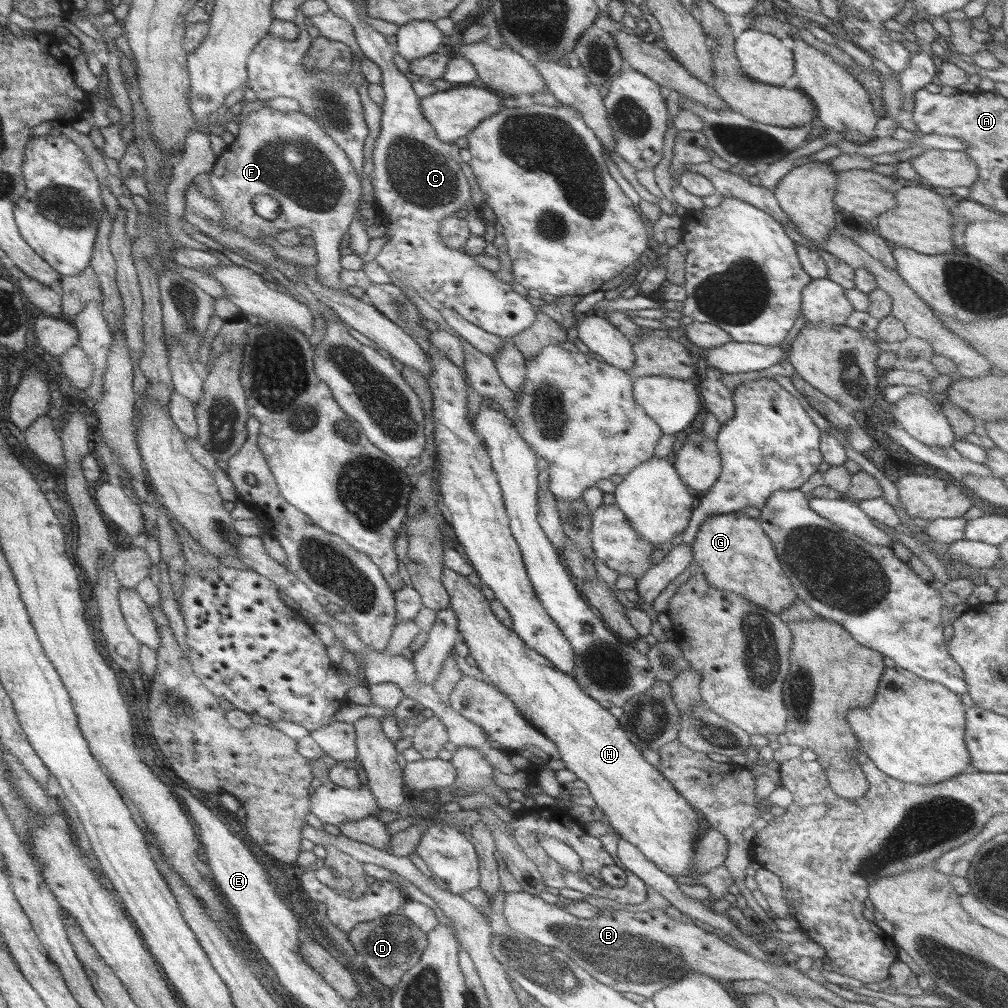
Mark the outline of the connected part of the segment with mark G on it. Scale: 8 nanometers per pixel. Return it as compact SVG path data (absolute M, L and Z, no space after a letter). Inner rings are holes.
M742 512L716 515L702 523L698 534L694 539L693 564L697 565L712 588L737 594L760 608L765 608L776 615L793 606L797 602L797 594L794 592L788 575L780 564L777 552L774 550L772 541L766 536L757 519L749 517Z

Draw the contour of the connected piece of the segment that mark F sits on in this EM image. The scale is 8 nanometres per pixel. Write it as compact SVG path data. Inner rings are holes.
M263 106L262 109L243 116L238 122L236 139L227 144L224 152L217 158L209 182L215 190L216 205L224 213L224 225L237 230L243 236L265 242L264 236L276 236L283 230L296 230L310 233L314 239L314 250L318 262L314 268L319 272L320 285L340 293L346 292L346 286L340 281L342 272L341 255L345 251L347 230L354 218L354 212L361 199L361 182L356 169L352 167L346 153L335 144L326 133L310 120L301 110L282 113ZM258 194L266 194L276 198L280 205L280 214L274 220L264 220L256 216L252 208L252 200Z

